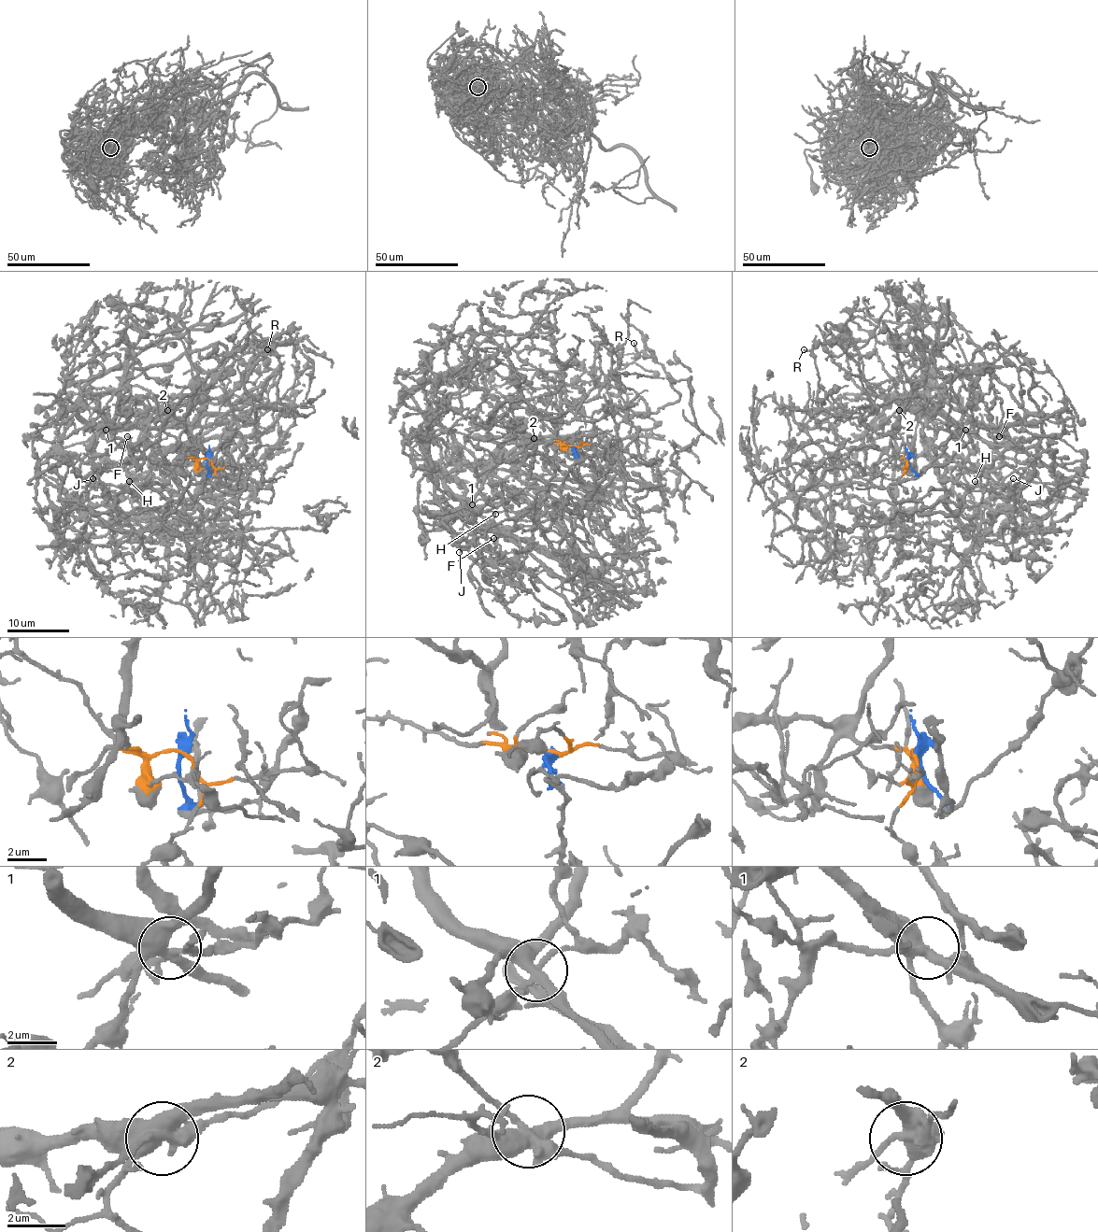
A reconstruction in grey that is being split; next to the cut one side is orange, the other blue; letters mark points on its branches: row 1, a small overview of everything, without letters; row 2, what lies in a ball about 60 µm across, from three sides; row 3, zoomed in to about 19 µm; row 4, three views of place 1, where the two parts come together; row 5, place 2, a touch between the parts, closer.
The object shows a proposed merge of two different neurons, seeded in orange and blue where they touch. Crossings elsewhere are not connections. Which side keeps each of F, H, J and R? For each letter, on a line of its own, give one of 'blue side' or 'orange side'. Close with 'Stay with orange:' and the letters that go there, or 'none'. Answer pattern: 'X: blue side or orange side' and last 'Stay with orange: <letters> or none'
F: orange side
H: orange side
J: orange side
R: orange side
Stay with orange: F, H, J, R

